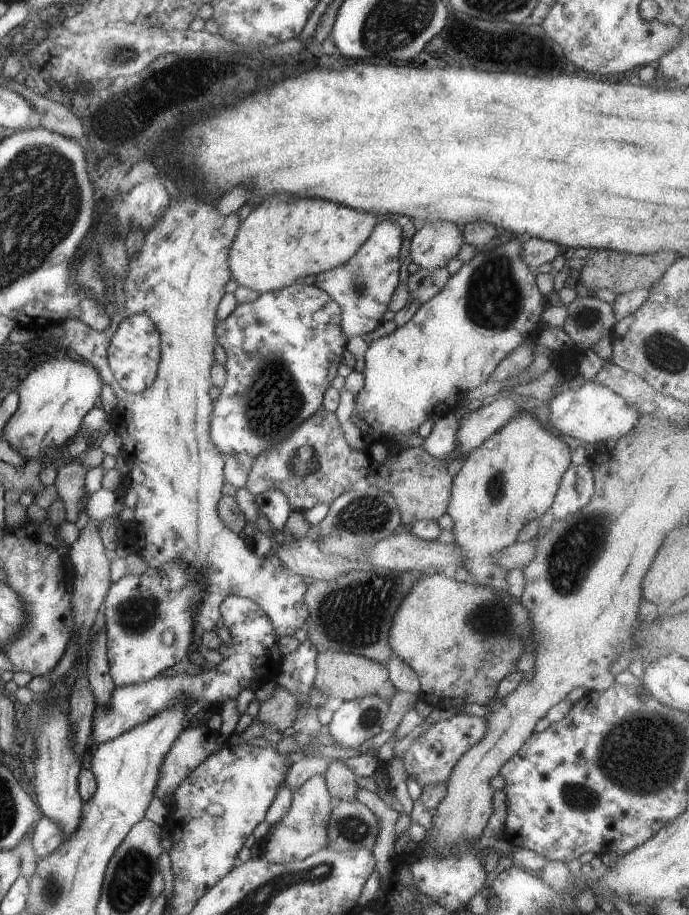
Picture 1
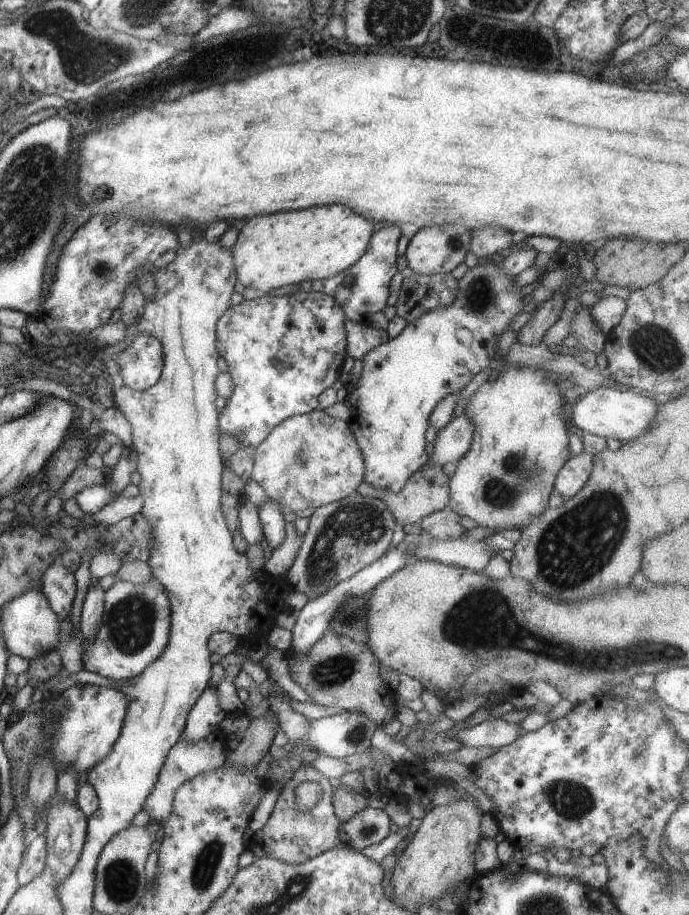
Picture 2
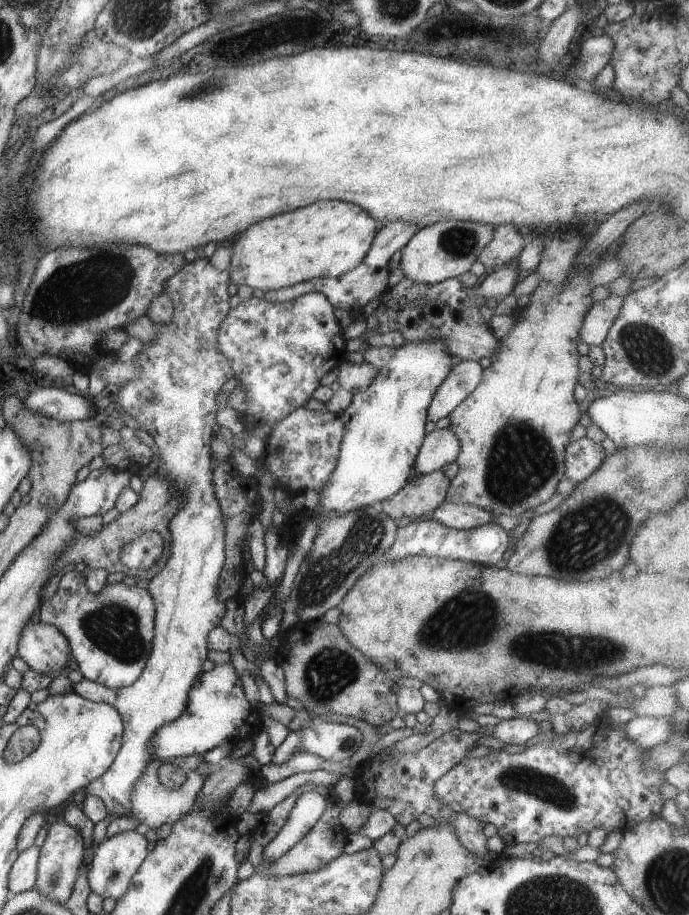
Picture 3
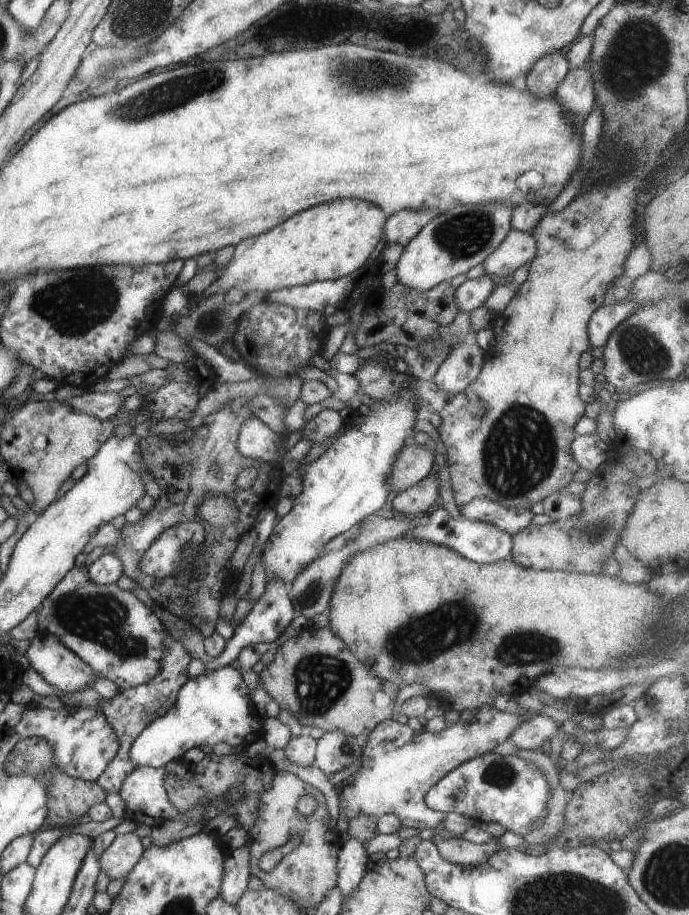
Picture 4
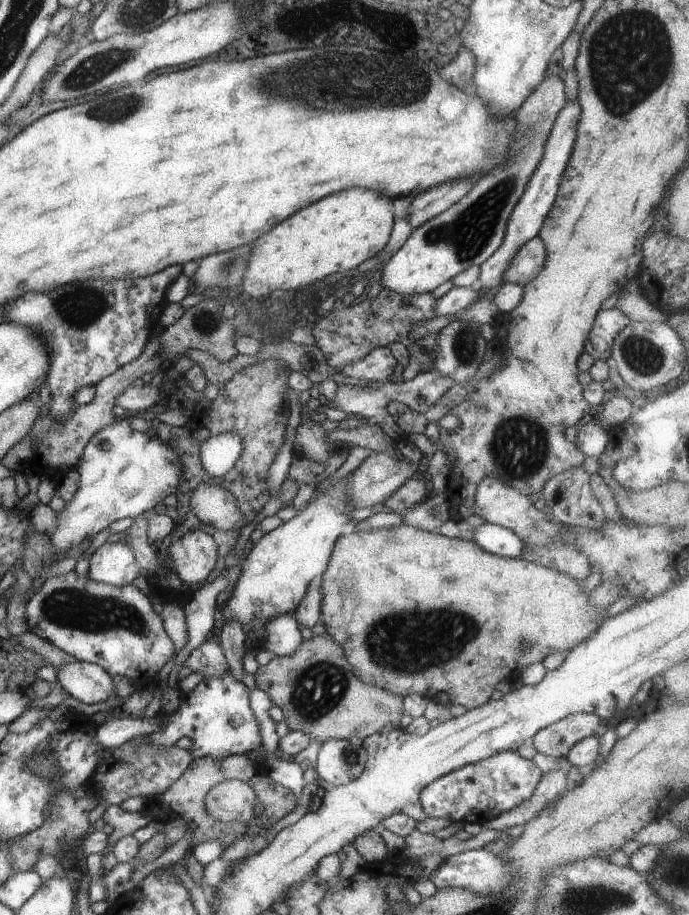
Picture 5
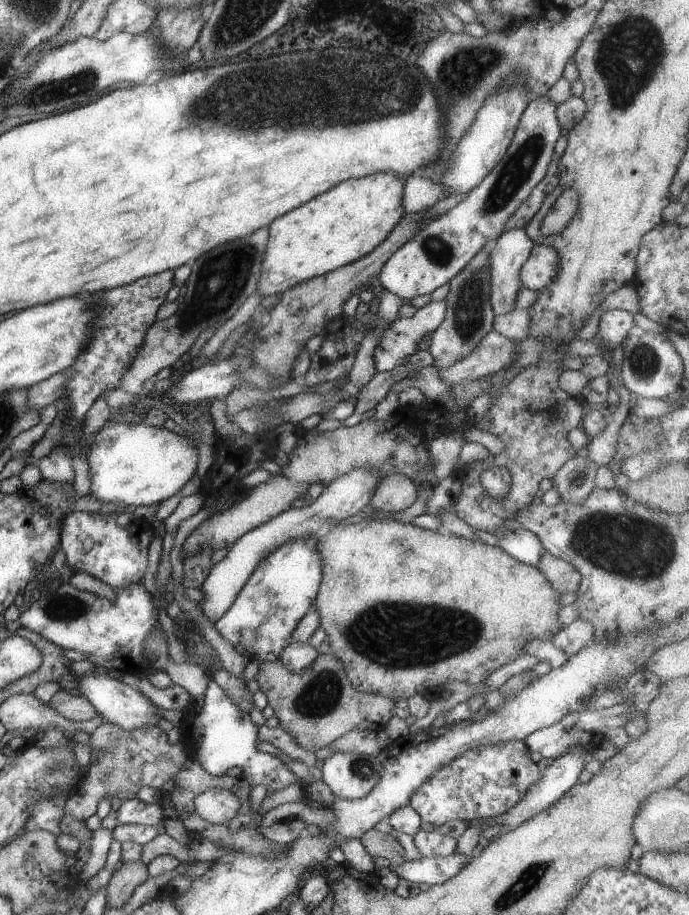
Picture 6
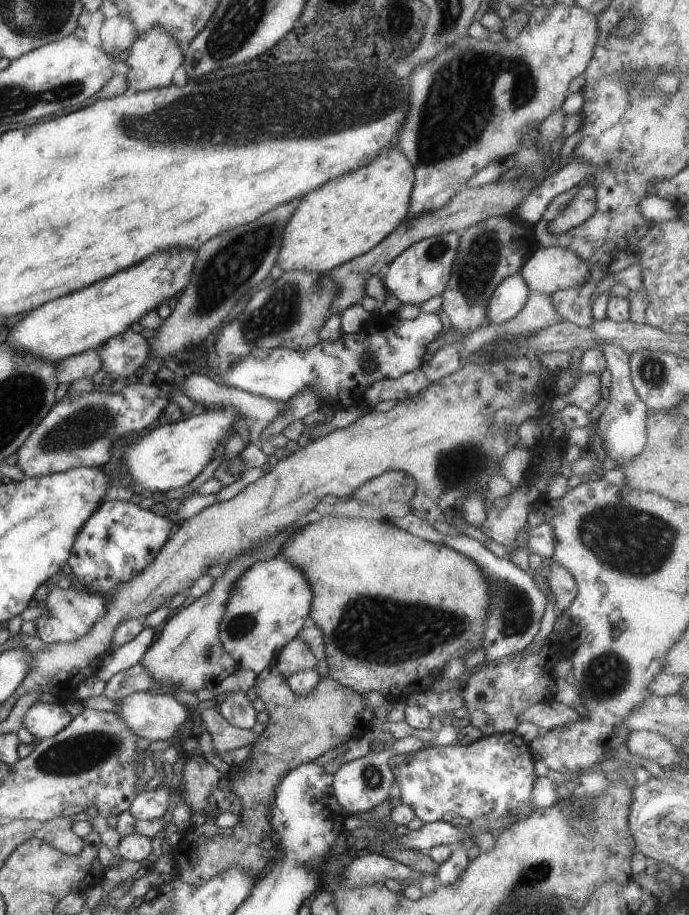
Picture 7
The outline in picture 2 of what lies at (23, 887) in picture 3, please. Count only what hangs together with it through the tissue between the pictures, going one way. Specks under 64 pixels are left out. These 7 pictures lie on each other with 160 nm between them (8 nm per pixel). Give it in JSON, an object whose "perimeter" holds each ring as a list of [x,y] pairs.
{"perimeter":[[[35,834],[28,841],[17,874],[20,886],[27,885],[44,872],[47,855],[45,840],[44,835]]]}

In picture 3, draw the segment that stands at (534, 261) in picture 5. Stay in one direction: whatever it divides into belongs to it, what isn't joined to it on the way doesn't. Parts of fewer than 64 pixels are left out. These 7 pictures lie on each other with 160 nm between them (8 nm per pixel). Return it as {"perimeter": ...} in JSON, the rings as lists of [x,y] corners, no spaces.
{"perimeter":[[[513,224],[496,226],[493,239],[482,249],[477,260],[482,262],[488,271],[492,271],[500,265],[508,265],[516,260],[527,242],[528,238],[520,234],[519,227]]]}

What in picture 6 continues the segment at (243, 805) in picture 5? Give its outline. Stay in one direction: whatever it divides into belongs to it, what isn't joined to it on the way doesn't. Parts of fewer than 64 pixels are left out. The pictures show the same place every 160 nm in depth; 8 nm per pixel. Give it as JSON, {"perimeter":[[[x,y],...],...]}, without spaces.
{"perimeter":[[[206,789],[196,795],[192,803],[204,820],[212,824],[228,822],[240,808],[240,799],[228,789]]]}

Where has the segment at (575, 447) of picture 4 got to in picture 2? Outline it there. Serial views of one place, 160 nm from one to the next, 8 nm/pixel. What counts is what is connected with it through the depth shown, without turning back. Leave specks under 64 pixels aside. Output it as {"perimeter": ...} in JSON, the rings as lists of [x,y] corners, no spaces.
{"perimeter":[[[586,450],[571,455],[555,478],[553,492],[562,495],[564,500],[574,496],[588,480],[593,467],[593,458],[594,454]]]}

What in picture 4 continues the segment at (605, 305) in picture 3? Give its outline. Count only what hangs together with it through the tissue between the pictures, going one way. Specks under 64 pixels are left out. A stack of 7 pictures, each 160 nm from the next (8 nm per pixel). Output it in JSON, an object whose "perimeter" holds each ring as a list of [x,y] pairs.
{"perimeter":[[[636,301],[620,302],[619,305],[602,305],[590,317],[587,333],[592,347],[602,348],[606,346],[608,337],[612,331],[624,322],[632,313],[646,306],[646,303]]]}

